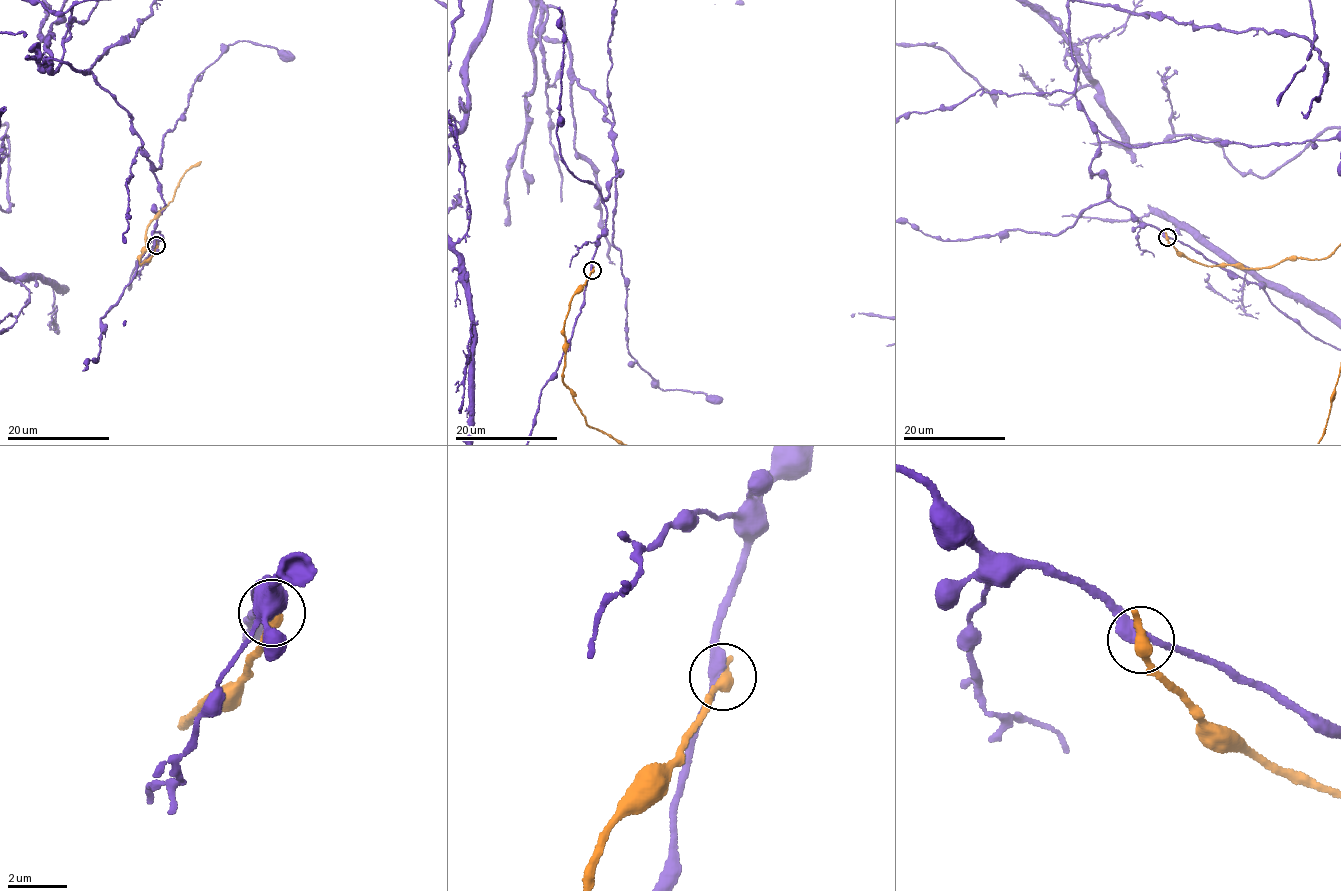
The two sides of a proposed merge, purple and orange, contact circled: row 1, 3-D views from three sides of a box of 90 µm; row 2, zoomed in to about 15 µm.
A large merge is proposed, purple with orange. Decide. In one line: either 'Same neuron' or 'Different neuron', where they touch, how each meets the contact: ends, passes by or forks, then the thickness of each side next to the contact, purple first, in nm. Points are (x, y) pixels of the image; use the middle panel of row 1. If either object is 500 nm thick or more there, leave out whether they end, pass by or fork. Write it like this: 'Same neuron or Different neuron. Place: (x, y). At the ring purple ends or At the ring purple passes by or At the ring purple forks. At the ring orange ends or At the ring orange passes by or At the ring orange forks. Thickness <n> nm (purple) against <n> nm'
Different neuron. Place: (592, 270). At the ring purple passes by. At the ring orange ends. Thickness 340 nm (purple) against 440 nm

